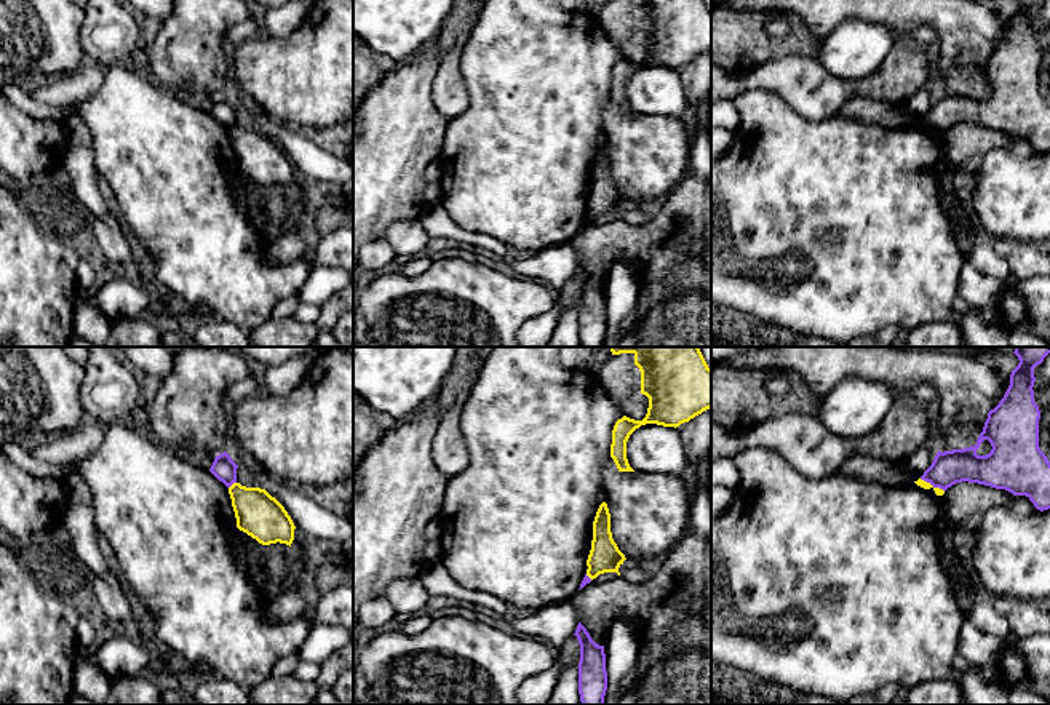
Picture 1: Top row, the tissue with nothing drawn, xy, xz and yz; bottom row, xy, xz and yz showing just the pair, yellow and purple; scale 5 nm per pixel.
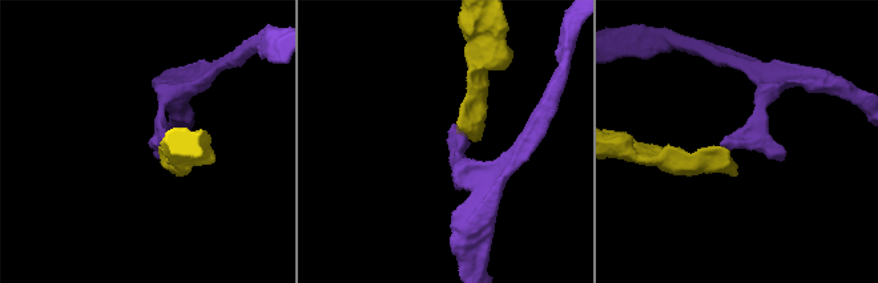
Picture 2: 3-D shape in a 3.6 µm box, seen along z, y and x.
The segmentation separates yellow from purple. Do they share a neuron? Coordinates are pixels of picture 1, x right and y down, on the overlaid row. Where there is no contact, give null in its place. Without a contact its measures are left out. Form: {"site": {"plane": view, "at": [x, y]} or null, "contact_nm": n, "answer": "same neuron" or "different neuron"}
{"site": {"plane": "yz", "at": [930, 485]}, "contact_nm": 140, "answer": "different neuron"}

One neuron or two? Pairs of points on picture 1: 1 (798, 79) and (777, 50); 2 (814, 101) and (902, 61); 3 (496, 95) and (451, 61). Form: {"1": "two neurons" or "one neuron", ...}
{"1": "two neurons", "2": "one neuron", "3": "two neurons"}

